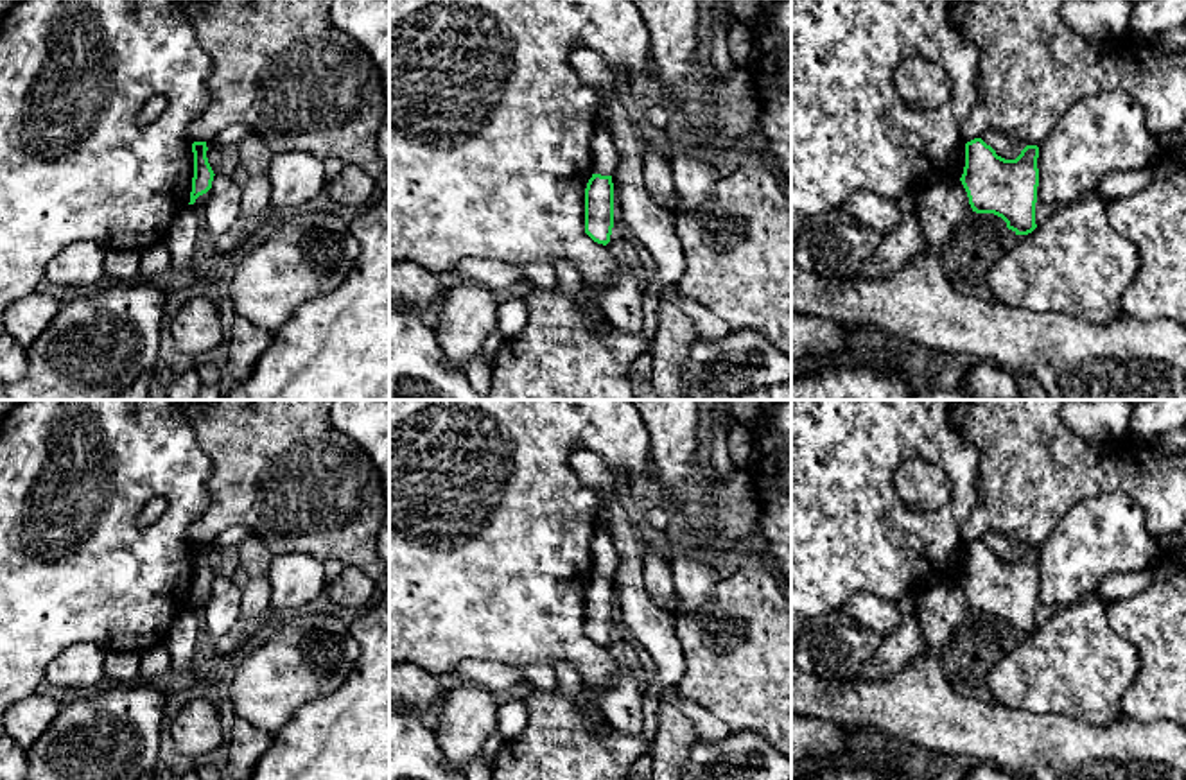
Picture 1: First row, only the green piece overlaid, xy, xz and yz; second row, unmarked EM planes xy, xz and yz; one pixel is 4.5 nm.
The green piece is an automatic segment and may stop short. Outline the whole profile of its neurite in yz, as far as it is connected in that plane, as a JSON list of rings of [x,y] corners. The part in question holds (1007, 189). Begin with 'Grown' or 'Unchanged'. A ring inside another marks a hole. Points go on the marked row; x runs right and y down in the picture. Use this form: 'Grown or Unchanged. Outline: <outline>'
Unchanged. Outline: [[[981,138],[967,142],[960,181],[972,212],[1001,217],[1016,235],[1032,233],[1037,228],[1037,158],[1037,145],[1026,145],[1016,160],[1005,160]]]

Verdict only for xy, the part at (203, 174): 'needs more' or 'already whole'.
already whole

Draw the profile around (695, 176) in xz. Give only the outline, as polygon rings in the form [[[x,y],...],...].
[[[694,147],[671,156],[671,170],[675,181],[675,208],[678,213],[700,213],[712,201],[719,183],[714,161]]]

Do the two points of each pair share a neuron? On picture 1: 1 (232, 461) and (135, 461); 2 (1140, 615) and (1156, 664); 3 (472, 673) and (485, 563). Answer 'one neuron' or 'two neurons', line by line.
1: two neurons
2: one neuron
3: two neurons

